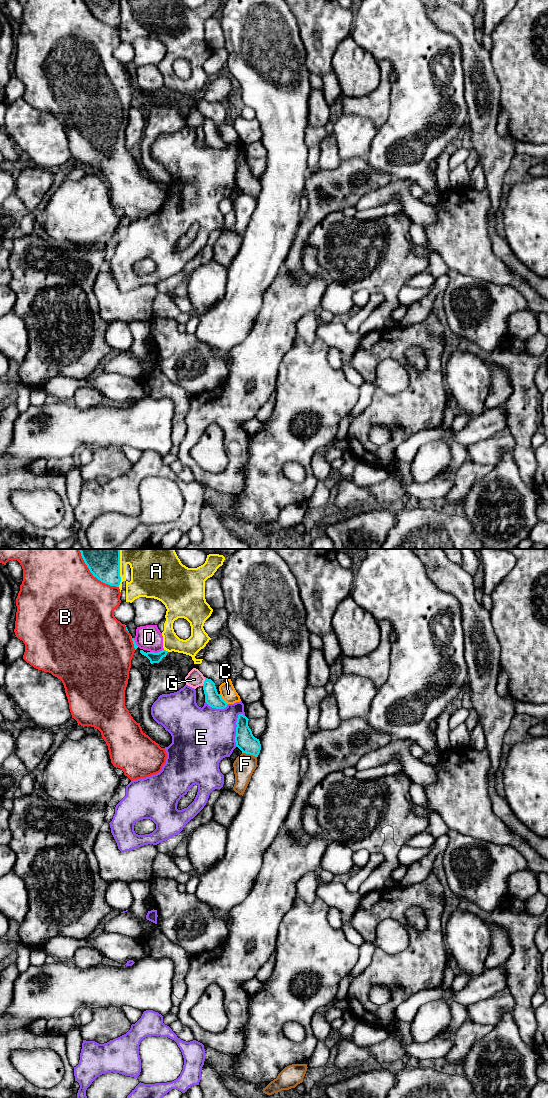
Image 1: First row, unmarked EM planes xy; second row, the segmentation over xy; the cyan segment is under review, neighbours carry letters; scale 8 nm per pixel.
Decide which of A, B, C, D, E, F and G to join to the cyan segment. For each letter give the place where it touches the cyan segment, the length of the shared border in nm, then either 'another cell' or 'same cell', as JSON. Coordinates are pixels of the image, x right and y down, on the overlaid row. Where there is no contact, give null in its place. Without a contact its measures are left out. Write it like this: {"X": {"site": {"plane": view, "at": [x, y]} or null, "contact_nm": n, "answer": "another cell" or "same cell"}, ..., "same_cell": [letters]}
{"A": {"site": {"plane": "xy", "at": [119, 568]}, "contact_nm": 300, "answer": "another cell"}, "B": {"site": {"plane": "xy", "at": [93, 575]}, "contact_nm": 440, "answer": "another cell"}, "C": {"site": {"plane": "xy", "at": [222, 699]}, "contact_nm": 110, "answer": "another cell"}, "D": {"site": {"plane": "xy", "at": [156, 653]}, "contact_nm": 110, "answer": "another cell"}, "E": {"site": {"plane": "xy", "at": [236, 729]}, "contact_nm": 280, "answer": "another cell"}, "F": {"site": {"plane": "xy", "at": [249, 753]}, "contact_nm": 130, "answer": "another cell"}, "G": {"site": {"plane": "xy", "at": [204, 681]}, "contact_nm": 80, "answer": "another cell"}, "same_cell": []}

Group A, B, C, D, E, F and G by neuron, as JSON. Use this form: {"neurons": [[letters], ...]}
{"neurons": [["A"], ["B"], ["C"], ["D"], ["E"], ["F"], ["G"]]}

